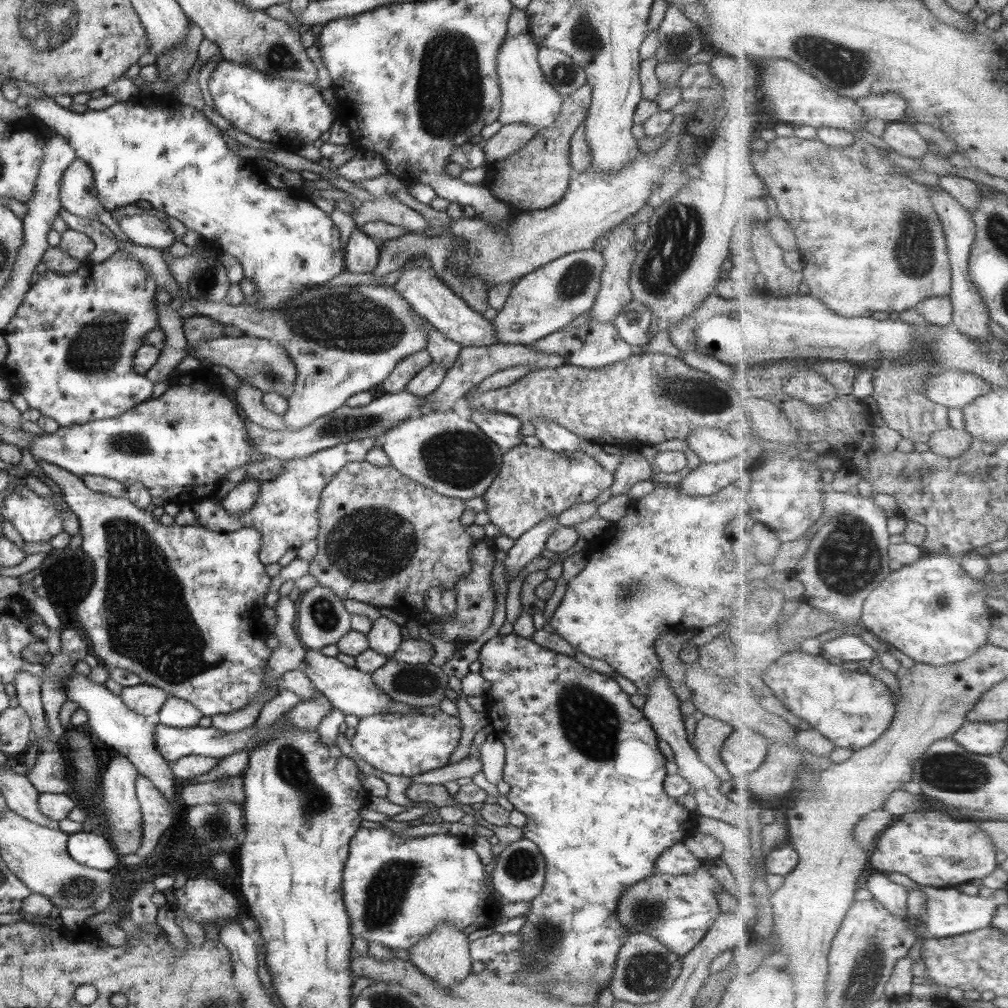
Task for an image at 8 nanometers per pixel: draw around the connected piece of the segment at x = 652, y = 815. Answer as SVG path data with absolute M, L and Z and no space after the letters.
M508 634L508 636L496 636L496 638L492 638L488 640L482 648L480 648L480 654L477 660L481 665L482 669L479 674L482 675L490 684L490 690L486 692L483 696L485 701L485 715L488 723L493 726L494 731L493 734L496 734L498 739L504 743L505 746L505 763L503 766L503 780L510 785L510 791L506 795L506 798L515 806L516 810L523 812L527 816L527 824L523 828L523 835L528 839L534 842L534 844L539 848L539 851L542 853L546 863L546 878L544 879L544 884L542 885L542 892L534 898L534 900L530 901L530 909L525 913L526 921L523 924L522 928L520 928L519 935L521 936L521 954L523 954L523 958L529 962L529 972L538 972L541 976L545 976L546 979L557 978L560 982L577 982L578 984L586 984L587 982L595 982L597 986L601 986L601 988L607 988L609 986L609 982L611 981L616 963L618 962L618 953L622 945L624 944L625 938L629 935L629 930L625 929L625 926L620 922L620 919L617 915L617 906L619 903L619 898L626 888L630 888L630 886L634 886L636 882L642 882L652 876L655 871L656 859L671 846L674 846L677 842L683 841L688 838L694 832L694 819L695 815L692 811L686 809L684 805L679 801L676 801L676 798L672 798L669 794L665 793L663 789L663 782L666 778L666 769L665 762L666 757L662 755L662 752L658 748L658 736L654 733L654 729L652 729L652 725L642 714L642 711L637 707L634 707L632 703L630 703L630 695L626 694L620 687L618 682L616 682L611 675L603 674L600 672L594 672L594 670L590 670L590 668L586 668L586 666L582 666L579 664L573 657L567 656L566 654L559 654L553 652L552 650L547 650L545 647L539 646L537 642L534 642L532 639L522 638L517 636L516 634Z

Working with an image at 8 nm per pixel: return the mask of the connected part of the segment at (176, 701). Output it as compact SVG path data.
M170 695L162 705L157 722L173 728L196 727L203 717L202 711L190 702Z

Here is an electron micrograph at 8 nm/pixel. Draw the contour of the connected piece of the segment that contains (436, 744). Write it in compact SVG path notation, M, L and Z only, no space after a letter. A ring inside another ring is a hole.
M444 711L440 714L376 714L362 718L356 727L356 734L350 740L354 750L368 762L368 767L400 776L416 776L437 768L449 762L450 755L462 740L462 724L458 717L450 716Z

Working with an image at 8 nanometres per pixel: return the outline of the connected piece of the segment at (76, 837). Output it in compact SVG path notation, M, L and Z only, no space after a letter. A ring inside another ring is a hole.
M83 830L69 834L67 849L68 854L82 866L106 871L118 866L119 854L105 835Z

